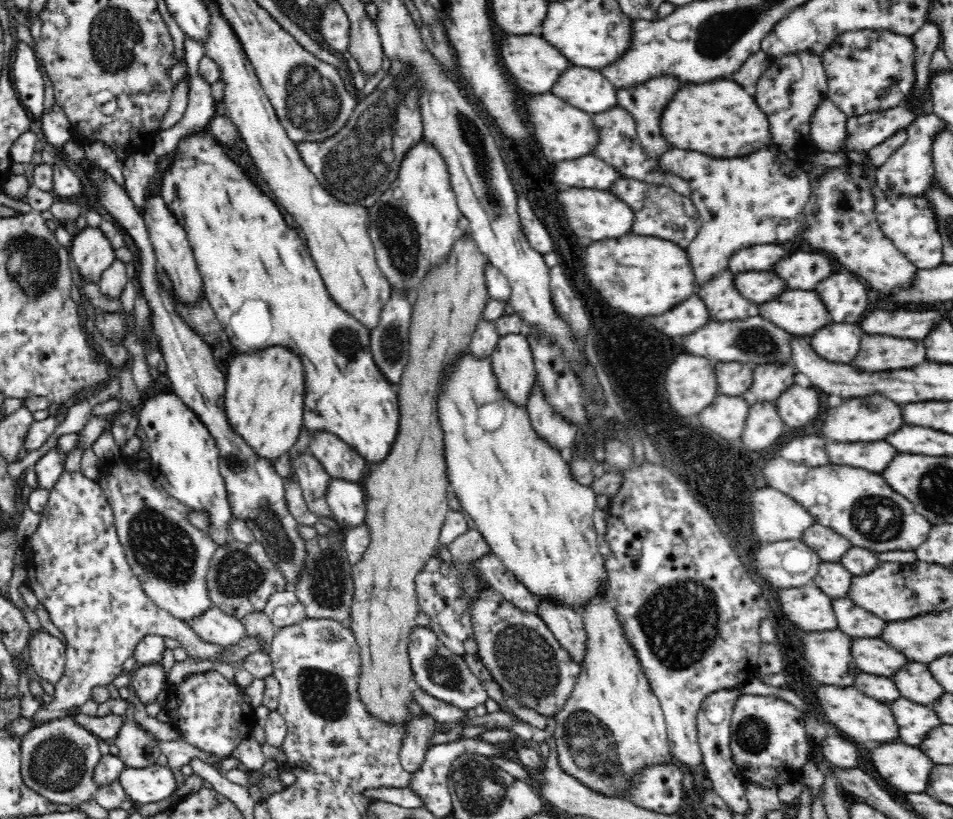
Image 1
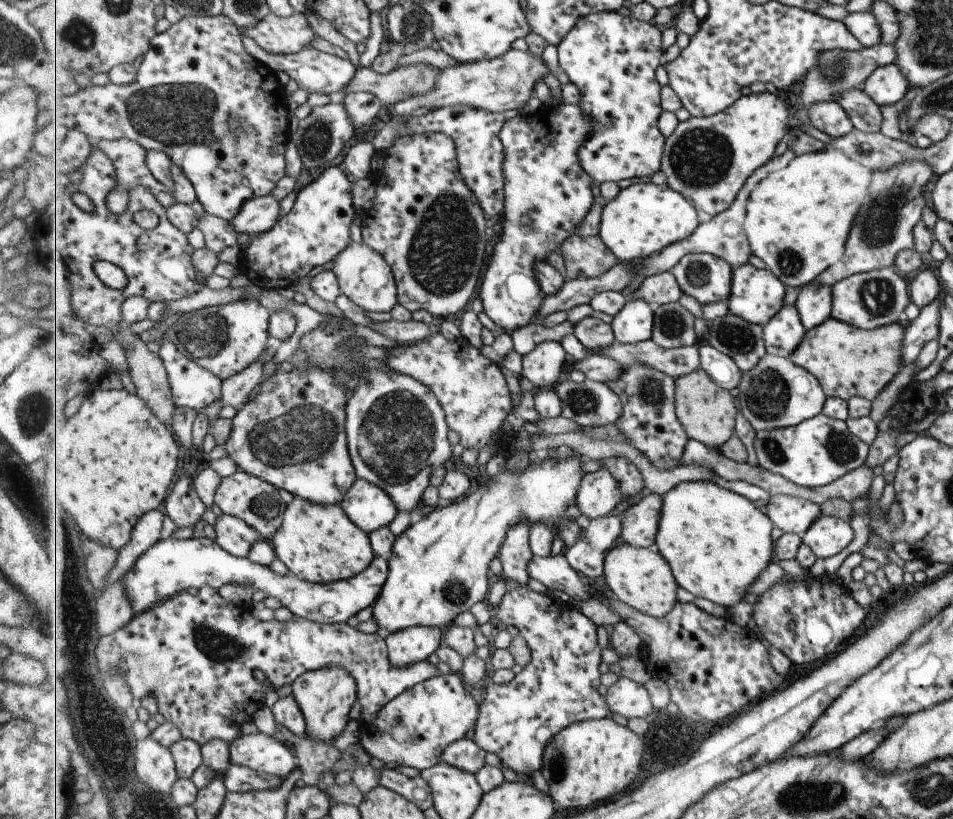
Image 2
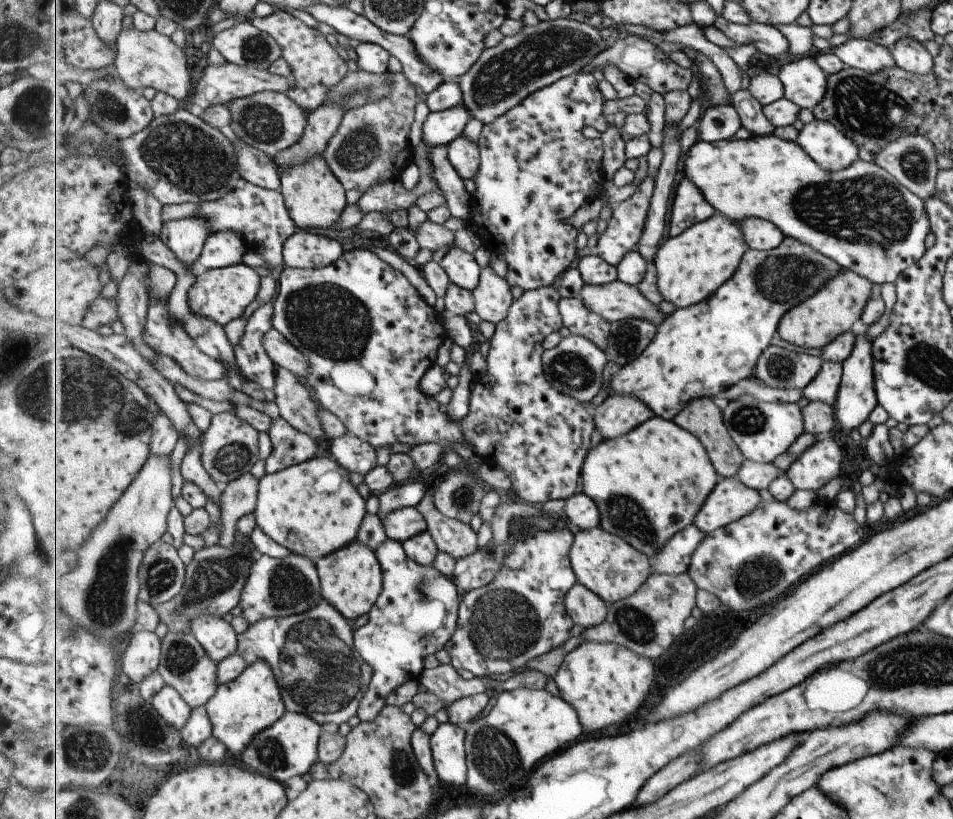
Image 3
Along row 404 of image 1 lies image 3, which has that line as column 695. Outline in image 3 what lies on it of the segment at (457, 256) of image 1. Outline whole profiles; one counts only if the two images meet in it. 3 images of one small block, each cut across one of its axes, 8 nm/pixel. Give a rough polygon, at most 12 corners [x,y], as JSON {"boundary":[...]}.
{"boundary":[[712,398],[692,400],[675,422],[706,446],[717,472],[737,477],[745,455]]}

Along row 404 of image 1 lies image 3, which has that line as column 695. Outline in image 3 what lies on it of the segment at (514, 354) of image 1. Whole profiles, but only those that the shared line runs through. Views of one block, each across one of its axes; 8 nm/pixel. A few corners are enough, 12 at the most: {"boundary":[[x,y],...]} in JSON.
{"boundary":[[739,476],[717,483],[694,524],[707,535],[762,502]]}

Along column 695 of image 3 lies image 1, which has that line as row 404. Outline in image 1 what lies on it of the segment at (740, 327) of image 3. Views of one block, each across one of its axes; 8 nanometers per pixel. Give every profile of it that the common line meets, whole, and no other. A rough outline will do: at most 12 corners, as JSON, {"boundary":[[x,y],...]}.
{"boundary":[[190,129],[161,197],[234,353],[290,345],[303,426],[372,467],[399,434],[371,332]]}

